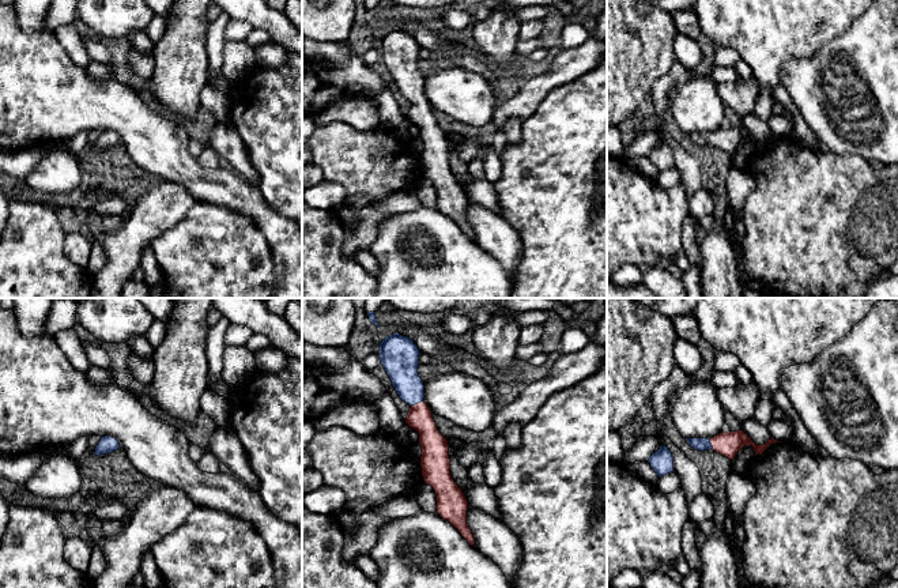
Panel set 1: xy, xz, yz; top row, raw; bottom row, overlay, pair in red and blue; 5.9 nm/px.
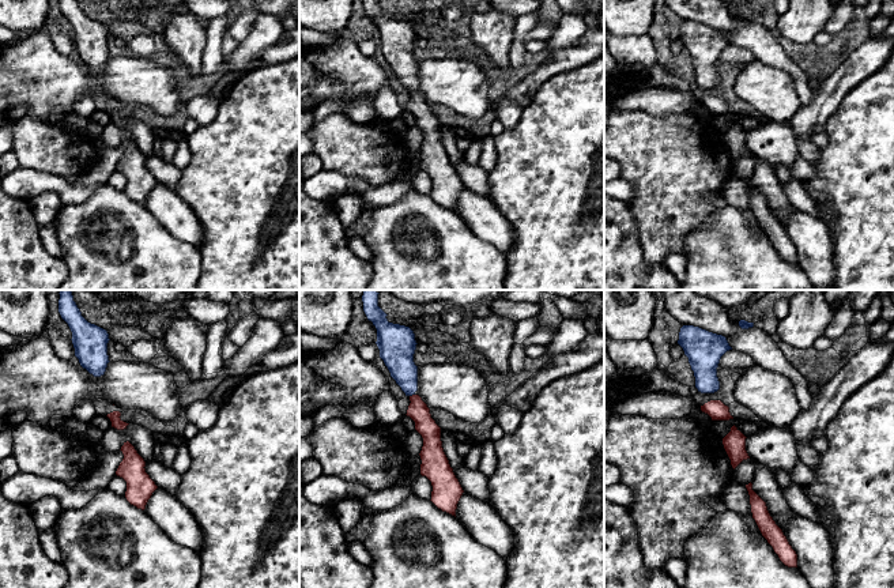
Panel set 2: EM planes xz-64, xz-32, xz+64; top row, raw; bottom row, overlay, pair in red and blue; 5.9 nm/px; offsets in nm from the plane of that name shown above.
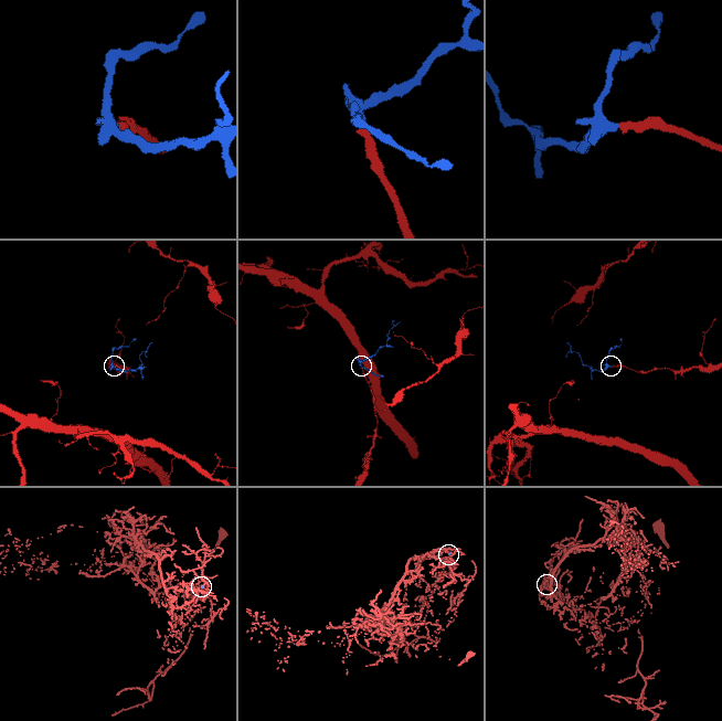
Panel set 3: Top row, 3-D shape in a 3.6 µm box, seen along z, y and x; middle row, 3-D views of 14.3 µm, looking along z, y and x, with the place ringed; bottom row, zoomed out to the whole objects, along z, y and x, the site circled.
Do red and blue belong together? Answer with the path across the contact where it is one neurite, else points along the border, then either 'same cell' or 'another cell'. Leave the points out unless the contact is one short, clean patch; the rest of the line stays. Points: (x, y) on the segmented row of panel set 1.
across xz (419, 418), (418, 403), (400, 365) | same cell

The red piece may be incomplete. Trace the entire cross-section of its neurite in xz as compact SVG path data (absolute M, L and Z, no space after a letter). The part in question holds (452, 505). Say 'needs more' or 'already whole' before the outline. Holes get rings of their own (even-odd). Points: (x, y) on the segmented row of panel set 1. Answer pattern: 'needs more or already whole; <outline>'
needs more; M400 333L386 336L380 343L380 359L386 374L389 376L392 385L400 399L411 406L405 423L419 433L419 444L422 446L422 476L426 485L431 486L437 494L437 513L446 521L449 521L461 536L473 547L475 538L467 524L468 501L463 490L456 485L450 475L450 459L448 440L439 433L433 419L433 414L429 406L423 402L425 385L418 373L420 351L412 339Z

